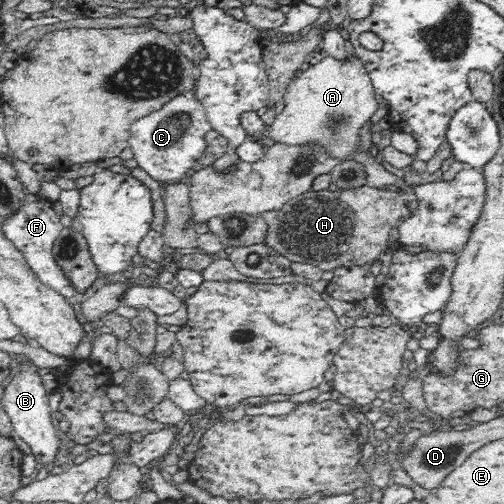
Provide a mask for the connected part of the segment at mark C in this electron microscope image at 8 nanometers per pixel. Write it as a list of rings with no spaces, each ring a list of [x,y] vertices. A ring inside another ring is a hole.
[[[187,94],[177,96],[156,112],[133,121],[128,141],[134,160],[152,179],[166,184],[178,183],[199,168],[196,160],[206,150],[204,136],[210,130],[212,125],[203,104],[194,95]]]

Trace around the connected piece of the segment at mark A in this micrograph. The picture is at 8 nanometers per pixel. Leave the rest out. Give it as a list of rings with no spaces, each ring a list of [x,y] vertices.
[[[350,55],[346,60],[336,60],[334,56],[323,59],[316,57],[310,60],[295,80],[288,84],[283,96],[283,102],[278,114],[267,130],[268,138],[276,143],[290,146],[316,143],[328,147],[332,157],[351,158],[353,152],[359,148],[359,130],[366,126],[370,117],[378,110],[375,90],[364,63],[356,56]]]

